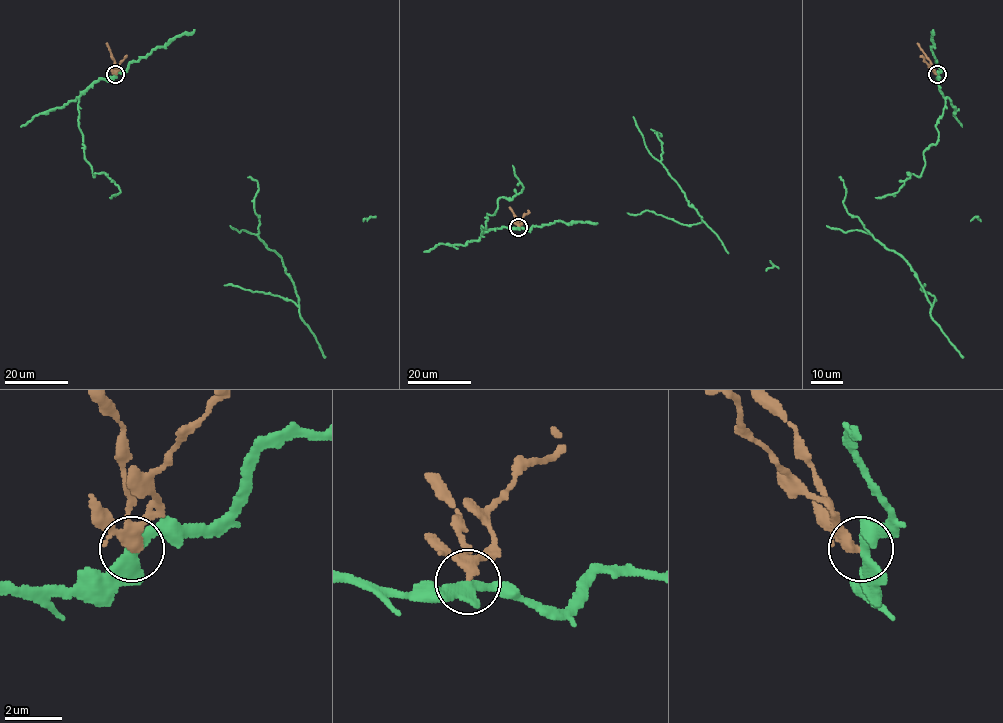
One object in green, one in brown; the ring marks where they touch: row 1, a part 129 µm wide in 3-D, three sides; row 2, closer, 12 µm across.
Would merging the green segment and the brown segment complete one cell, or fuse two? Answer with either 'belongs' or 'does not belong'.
does not belong

